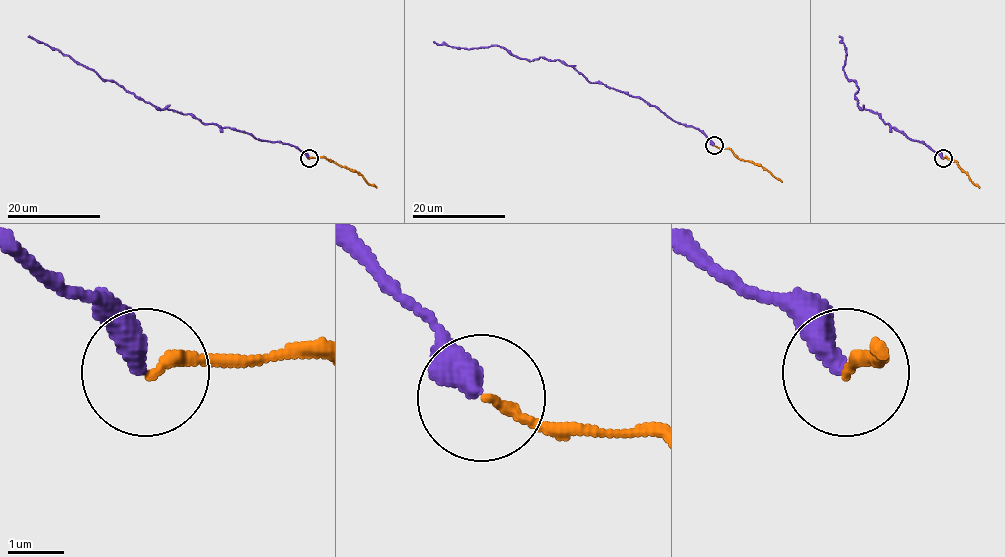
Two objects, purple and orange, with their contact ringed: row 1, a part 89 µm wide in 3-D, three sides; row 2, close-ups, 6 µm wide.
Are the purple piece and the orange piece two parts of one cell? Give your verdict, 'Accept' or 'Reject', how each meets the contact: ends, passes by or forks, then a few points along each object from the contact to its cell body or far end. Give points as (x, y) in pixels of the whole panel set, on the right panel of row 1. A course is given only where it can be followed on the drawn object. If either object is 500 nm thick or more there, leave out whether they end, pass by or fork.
Accept. At the ring purple ends. At the ring orange ends. Course of purple: (943, 159), (925, 143), (885, 123), (881, 114), (857, 105), (858, 88), (843, 71), (847, 51), (838, 37). Course of orange: (943, 159), (953, 159), (979, 188)

